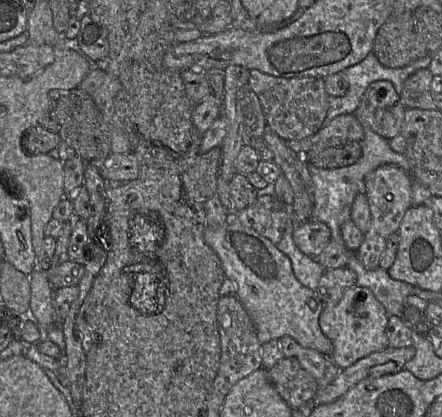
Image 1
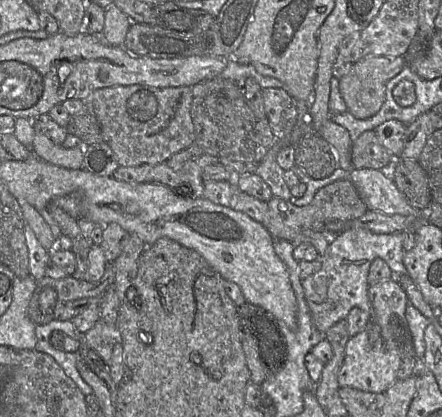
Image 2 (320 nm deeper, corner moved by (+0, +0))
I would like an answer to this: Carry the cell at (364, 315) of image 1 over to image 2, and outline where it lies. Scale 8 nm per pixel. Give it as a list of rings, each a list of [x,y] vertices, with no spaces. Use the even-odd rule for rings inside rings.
[[[370,320],[362,332],[349,338],[337,379],[340,387],[350,387],[371,393],[384,392],[398,380],[397,372],[401,362],[402,358],[399,354],[387,349],[379,325]]]

